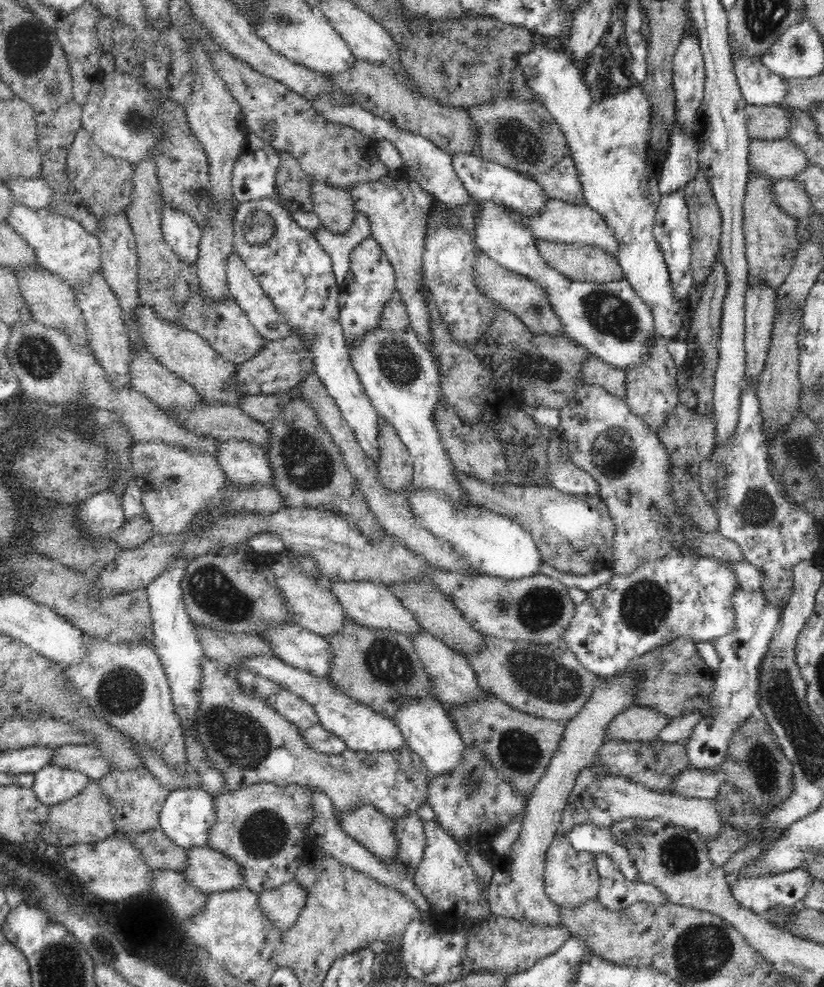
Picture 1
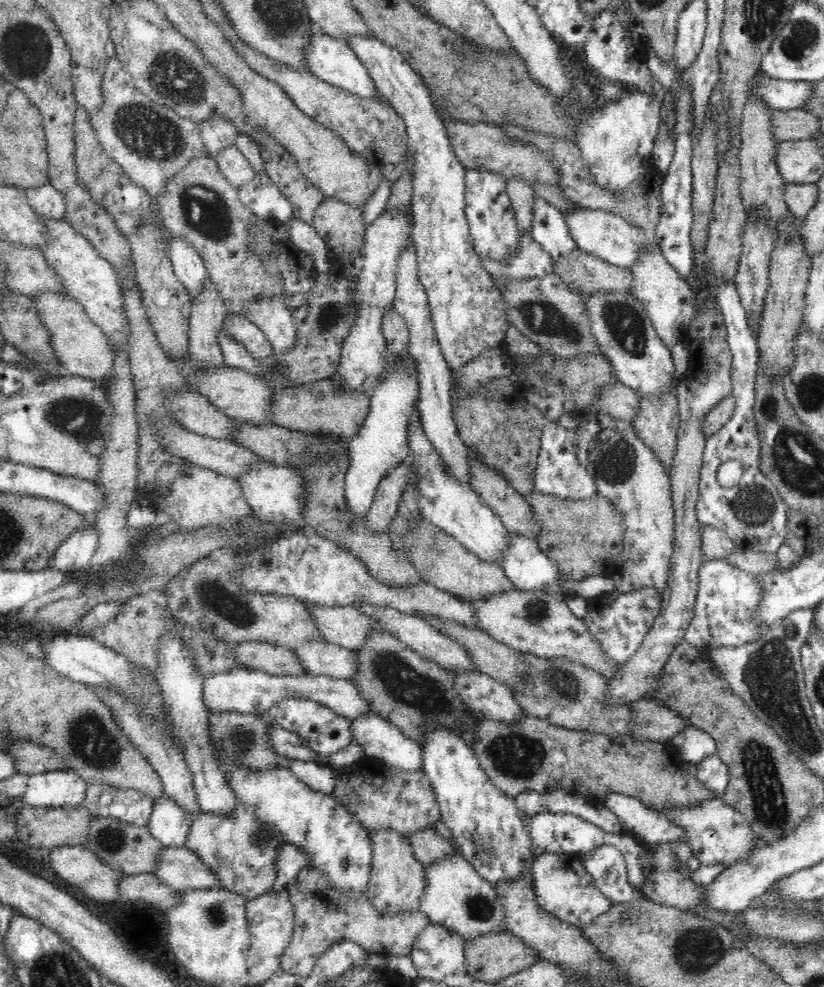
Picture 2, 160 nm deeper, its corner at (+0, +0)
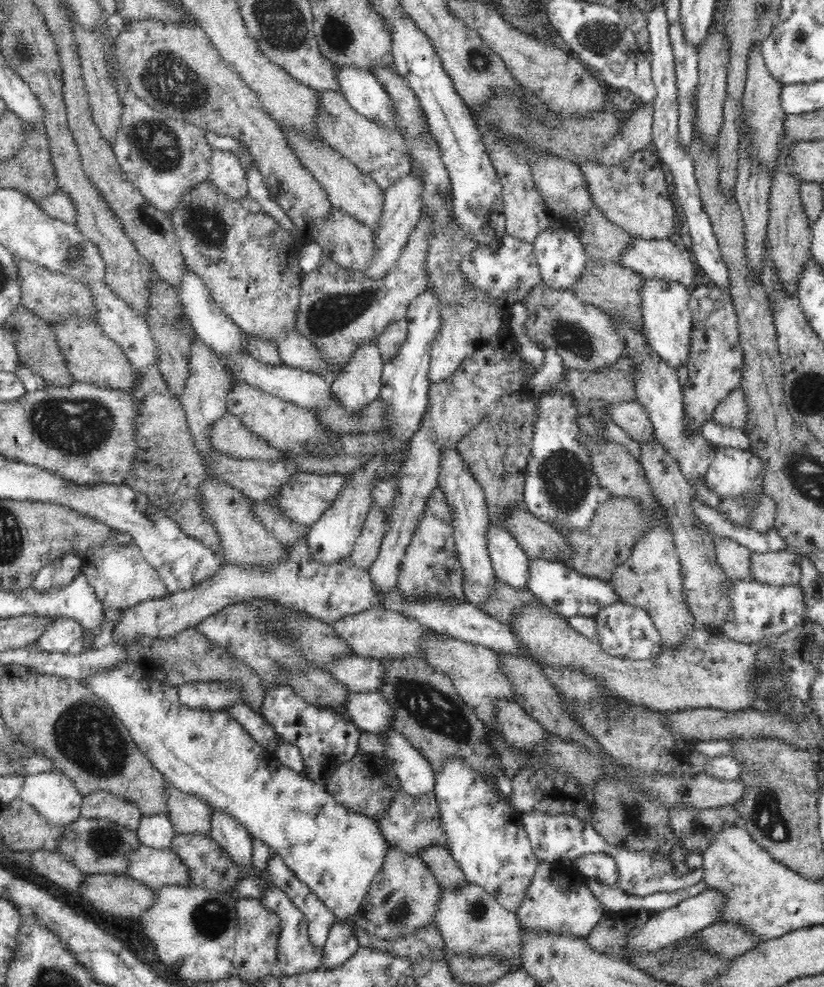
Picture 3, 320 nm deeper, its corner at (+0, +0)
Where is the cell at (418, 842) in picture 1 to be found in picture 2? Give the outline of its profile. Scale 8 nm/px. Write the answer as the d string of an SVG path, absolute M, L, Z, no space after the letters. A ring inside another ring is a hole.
M432 829L414 832L408 840L412 846L412 851L414 851L414 856L425 867L438 862L438 858L444 860L446 856L456 853L452 847L453 844Z

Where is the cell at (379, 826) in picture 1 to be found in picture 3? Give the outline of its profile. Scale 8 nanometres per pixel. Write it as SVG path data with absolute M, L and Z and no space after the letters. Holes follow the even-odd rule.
M391 847L384 858L382 870L374 876L364 901L355 913L354 927L392 942L400 936L418 932L418 928L433 924L440 898L441 886L428 863L420 856Z

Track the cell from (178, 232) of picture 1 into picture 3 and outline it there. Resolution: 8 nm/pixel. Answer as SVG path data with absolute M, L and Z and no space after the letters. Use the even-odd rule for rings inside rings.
M187 266L179 296L184 314L193 326L195 334L204 342L204 345L214 350L222 361L231 366L229 370L231 370L233 378L238 378L250 386L258 387L260 390L273 394L286 402L291 402L300 408L311 411L316 410L316 408L324 408L332 402L331 381L326 380L324 377L307 370L290 368L285 365L282 367L266 365L266 363L250 356L247 347L242 345L242 337L246 337L244 332L228 319L228 316L214 301L206 287L206 283Z

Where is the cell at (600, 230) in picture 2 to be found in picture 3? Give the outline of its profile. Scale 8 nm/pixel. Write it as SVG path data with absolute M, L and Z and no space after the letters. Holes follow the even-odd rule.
M633 238L628 244L628 248L622 254L622 266L628 267L642 277L648 280L664 280L668 283L678 282L683 284L686 289L693 290L694 283L699 283L701 274L696 275L696 262L691 259L690 250L682 248L682 246L672 243L670 239L664 240L644 240L643 238Z

